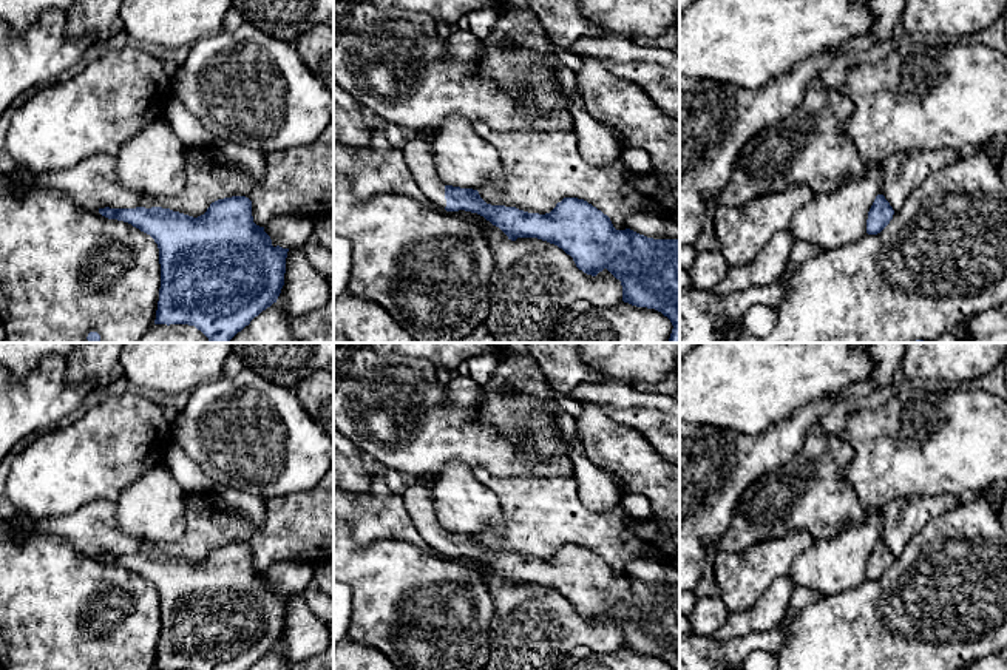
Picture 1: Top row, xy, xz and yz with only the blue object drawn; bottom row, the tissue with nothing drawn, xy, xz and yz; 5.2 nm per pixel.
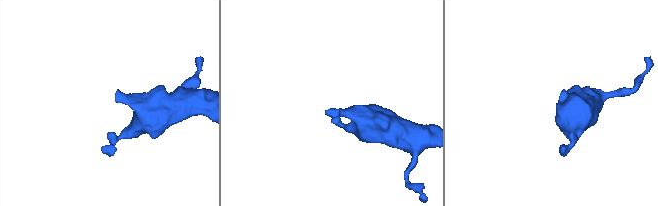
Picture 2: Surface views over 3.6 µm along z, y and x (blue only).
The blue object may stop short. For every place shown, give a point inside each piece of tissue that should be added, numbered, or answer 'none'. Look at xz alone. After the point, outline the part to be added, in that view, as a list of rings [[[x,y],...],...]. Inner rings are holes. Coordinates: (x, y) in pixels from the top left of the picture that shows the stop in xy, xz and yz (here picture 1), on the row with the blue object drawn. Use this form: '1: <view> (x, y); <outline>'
1: xz (417, 153); [[[417,133],[409,134],[405,145],[402,147],[402,153],[422,193],[436,207],[439,207],[440,210],[445,210],[446,207],[445,185],[446,184],[437,174],[429,140]]]

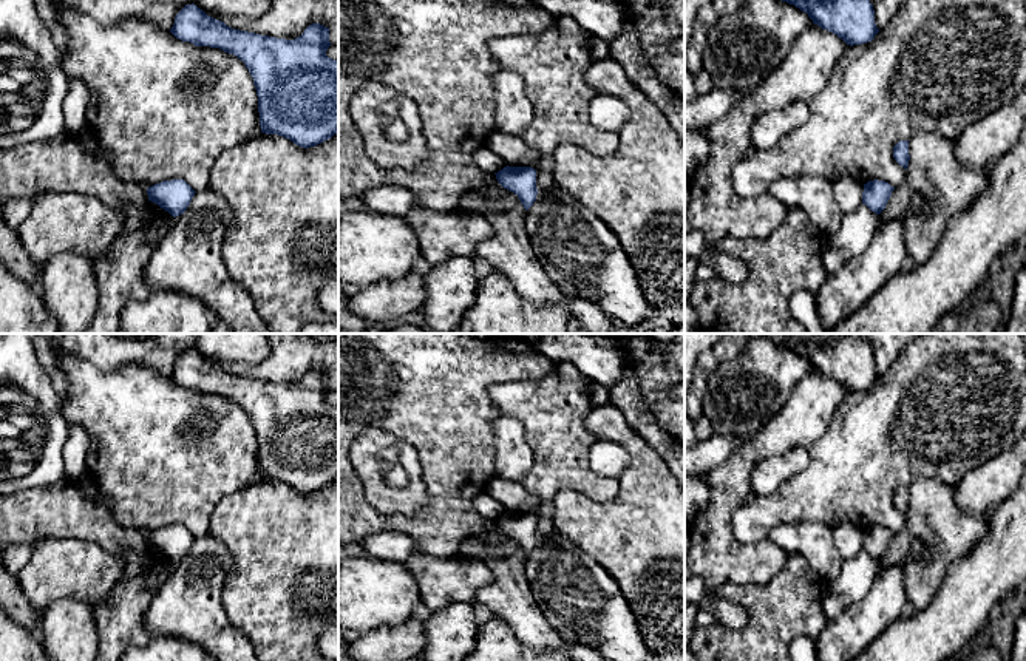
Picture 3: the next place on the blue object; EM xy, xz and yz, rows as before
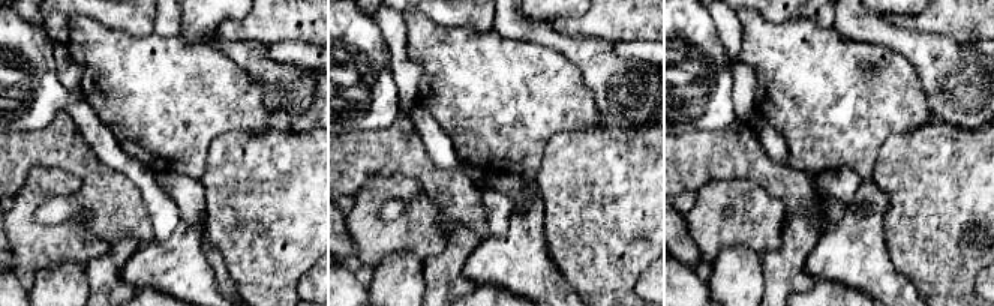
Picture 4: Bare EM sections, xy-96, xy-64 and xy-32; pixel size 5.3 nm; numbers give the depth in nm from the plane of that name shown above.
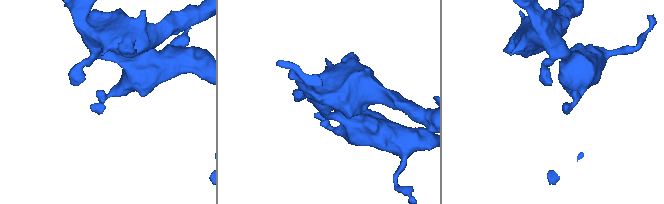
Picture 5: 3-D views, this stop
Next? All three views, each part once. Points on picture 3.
none

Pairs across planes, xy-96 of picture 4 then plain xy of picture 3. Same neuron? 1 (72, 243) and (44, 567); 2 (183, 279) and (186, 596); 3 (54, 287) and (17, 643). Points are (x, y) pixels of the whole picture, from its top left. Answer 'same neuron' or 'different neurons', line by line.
1: same neuron
2: same neuron
3: different neurons

